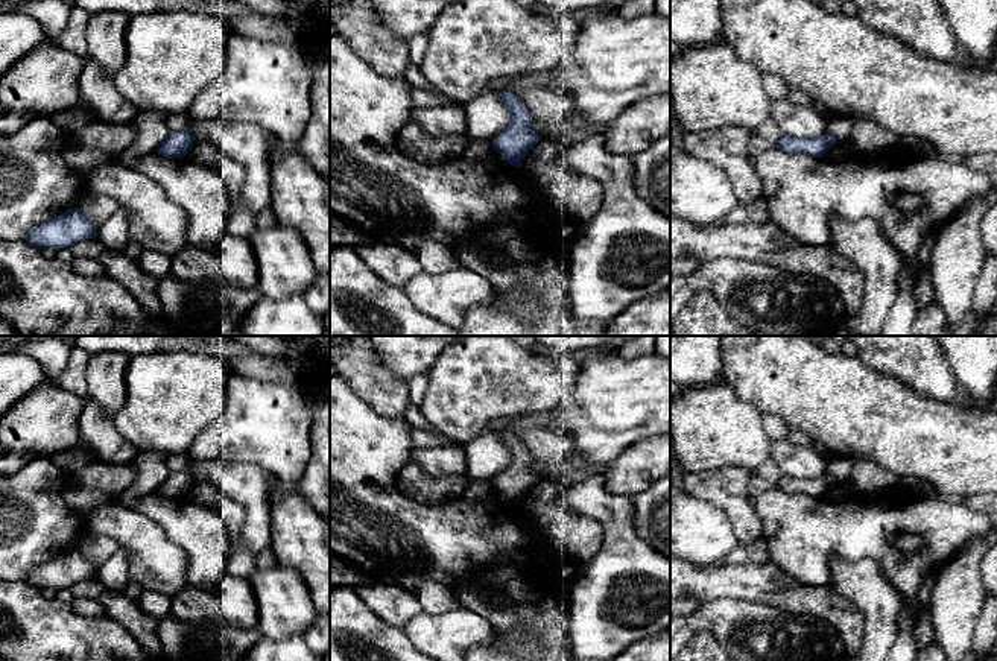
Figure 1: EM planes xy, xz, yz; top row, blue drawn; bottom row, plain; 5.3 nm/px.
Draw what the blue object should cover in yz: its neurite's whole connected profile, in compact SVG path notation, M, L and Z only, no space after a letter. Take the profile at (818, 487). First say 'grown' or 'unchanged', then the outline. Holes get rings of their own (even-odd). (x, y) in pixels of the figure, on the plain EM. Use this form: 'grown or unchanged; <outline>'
unchanged; M827 473L816 479L795 479L783 474L775 486L786 494L806 494L810 497L824 498L825 492L836 483L839 482Z

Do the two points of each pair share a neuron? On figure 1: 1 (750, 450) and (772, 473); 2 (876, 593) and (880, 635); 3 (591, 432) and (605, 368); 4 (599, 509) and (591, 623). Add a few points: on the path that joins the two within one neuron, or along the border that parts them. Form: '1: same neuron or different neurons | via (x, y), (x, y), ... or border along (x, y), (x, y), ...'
1: different neurons | border along (769, 456), (756, 470)
2: same neuron | via (876, 604), (876, 620), (880, 625)
3: same neuron | via (602, 417), (605, 411), (605, 383)
4: same neuron | via (613, 538), (613, 573), (608, 578), (605, 594)

